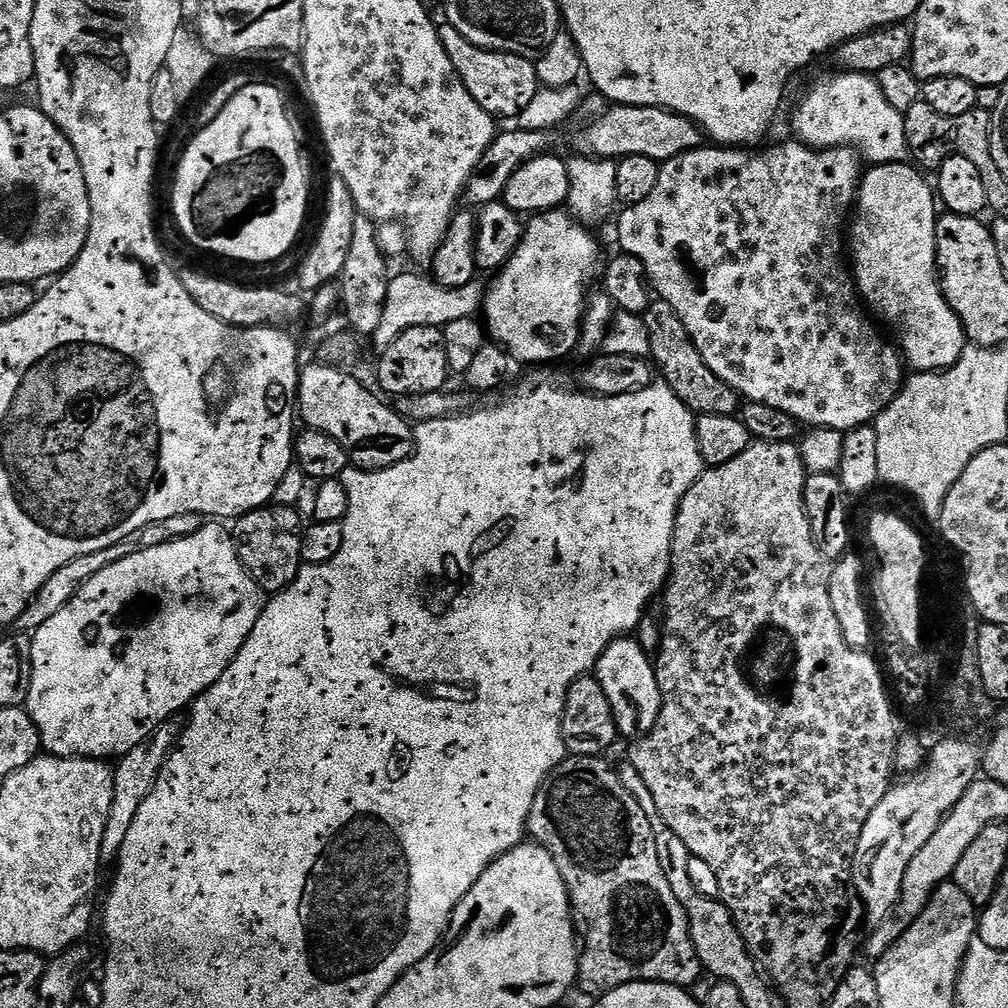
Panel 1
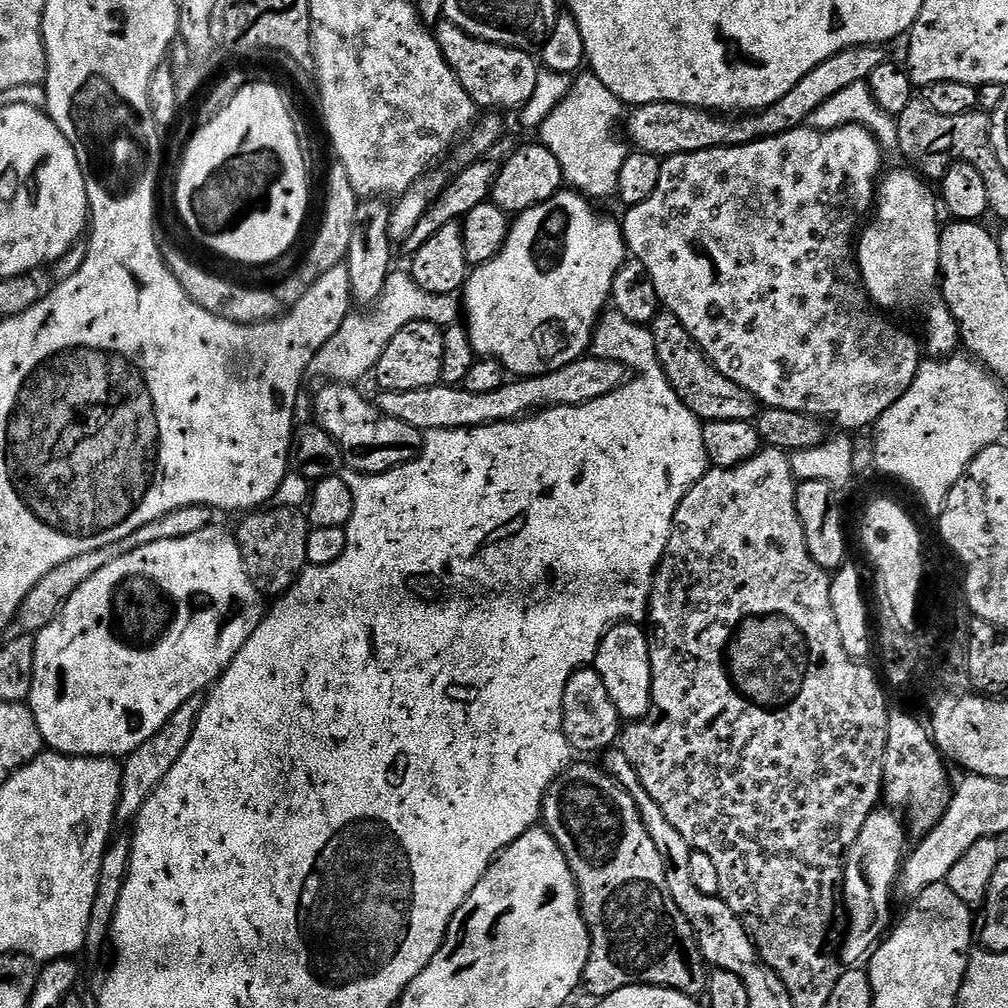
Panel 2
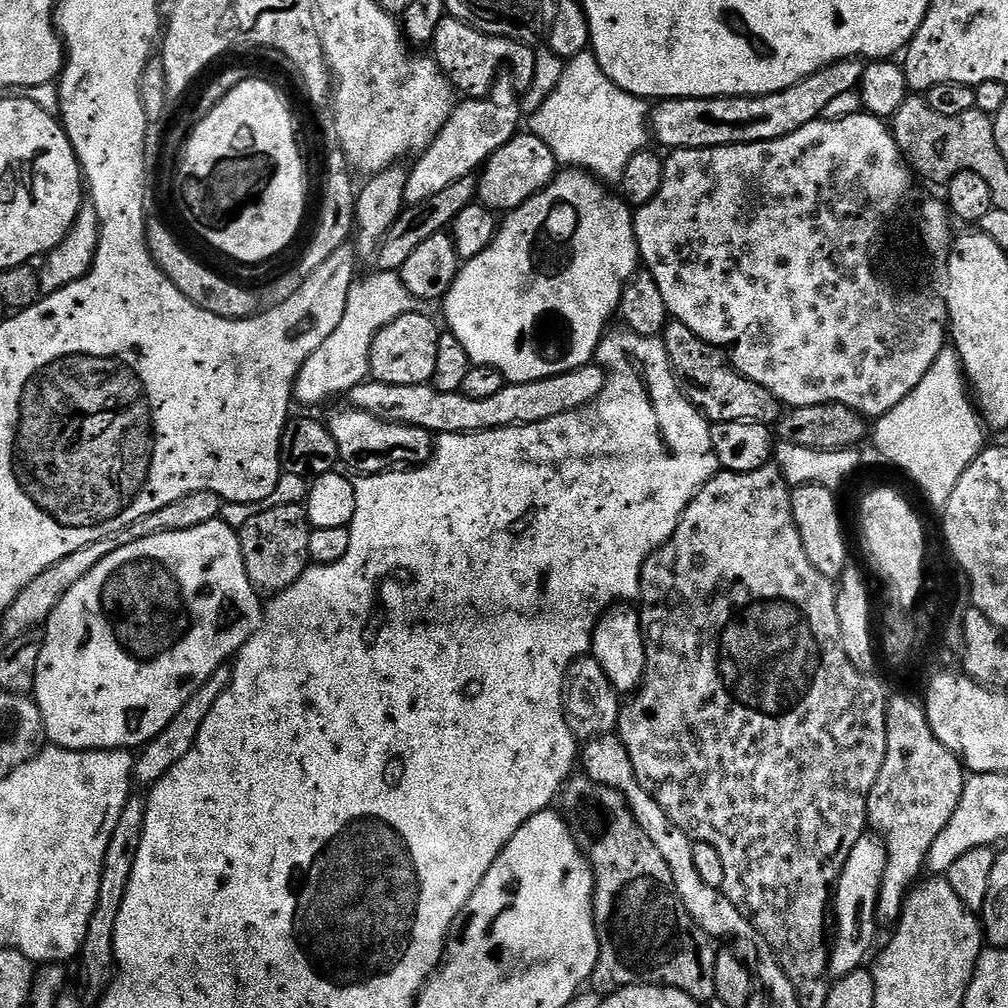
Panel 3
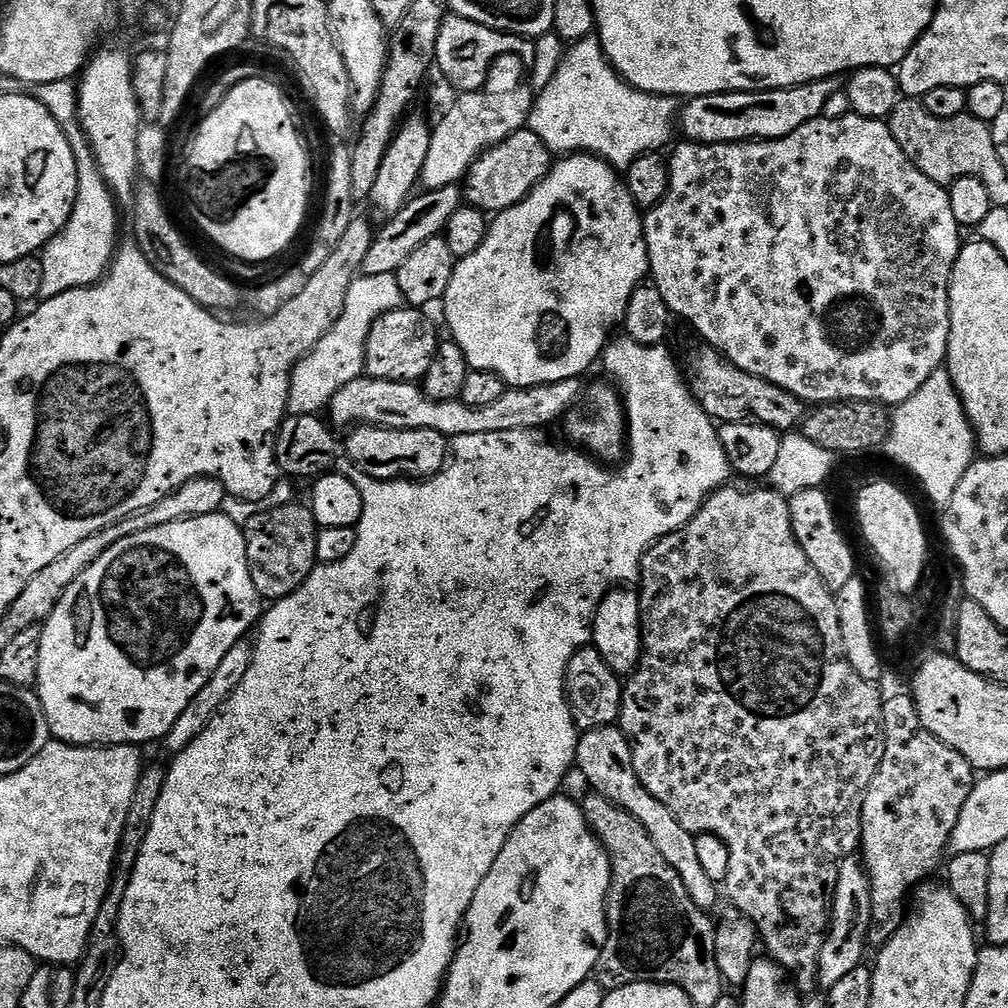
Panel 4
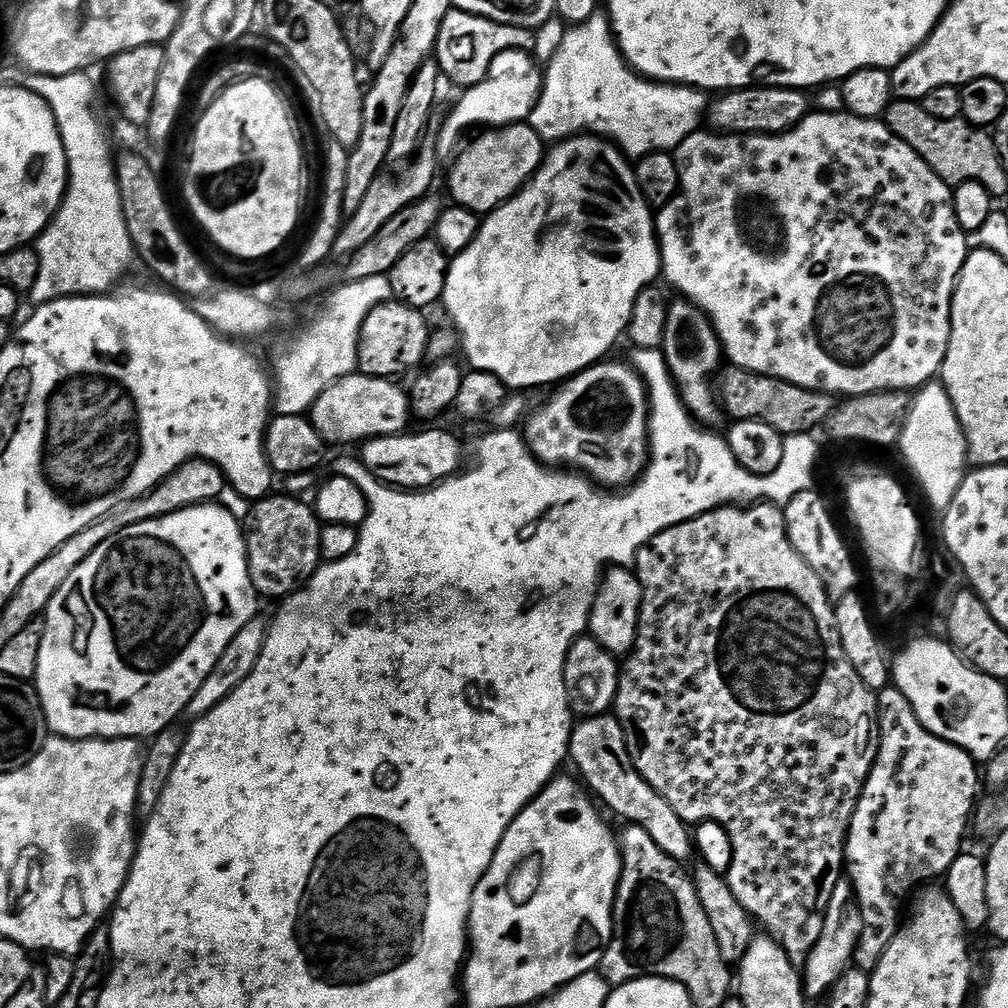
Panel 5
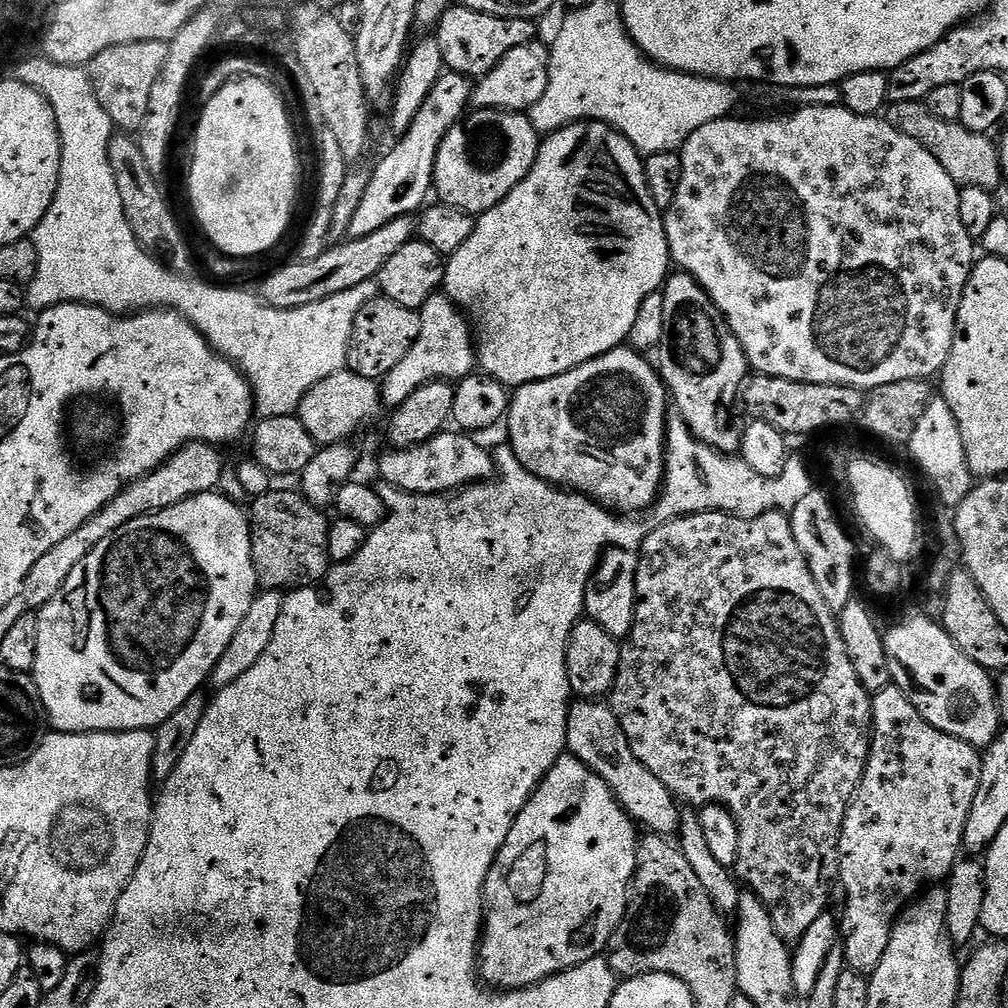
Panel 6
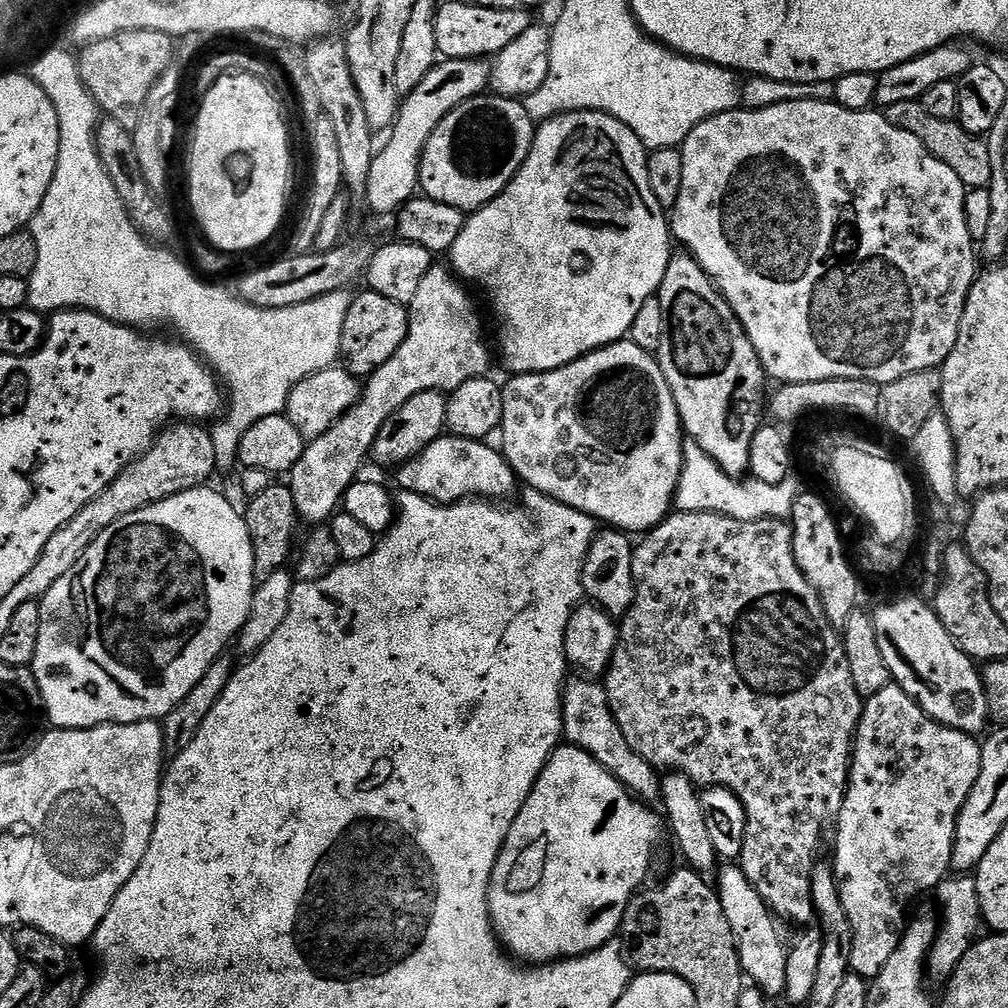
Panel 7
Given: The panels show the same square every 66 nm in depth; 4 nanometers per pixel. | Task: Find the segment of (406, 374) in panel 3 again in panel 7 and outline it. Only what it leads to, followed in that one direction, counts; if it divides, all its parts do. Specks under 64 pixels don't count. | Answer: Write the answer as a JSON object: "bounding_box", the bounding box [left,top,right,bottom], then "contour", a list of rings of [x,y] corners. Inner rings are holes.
{"bounding_box":[340,290,408,378],"contour":[[[371,290],[353,295],[350,310],[346,310],[346,322],[342,326],[342,346],[340,360],[348,373],[357,378],[367,378],[375,374],[406,342],[408,333],[408,310],[398,302],[390,302],[390,298],[382,298],[382,294]]]}

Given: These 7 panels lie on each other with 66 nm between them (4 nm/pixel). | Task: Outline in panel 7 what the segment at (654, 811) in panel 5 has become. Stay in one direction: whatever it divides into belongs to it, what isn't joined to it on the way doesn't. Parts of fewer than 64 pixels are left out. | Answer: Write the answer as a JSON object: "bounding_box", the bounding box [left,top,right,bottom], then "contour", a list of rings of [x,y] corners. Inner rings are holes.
{"bounding_box":[560,678,660,802],"contour":[[[592,678],[569,679],[564,685],[563,693],[560,697],[560,713],[564,723],[563,739],[576,748],[586,750],[590,758],[594,758],[622,786],[628,789],[633,796],[644,802],[654,802],[660,800],[660,781],[657,769],[653,768],[646,758],[642,758],[626,742],[626,734],[618,726],[614,714],[610,710],[608,695],[603,683]]]}

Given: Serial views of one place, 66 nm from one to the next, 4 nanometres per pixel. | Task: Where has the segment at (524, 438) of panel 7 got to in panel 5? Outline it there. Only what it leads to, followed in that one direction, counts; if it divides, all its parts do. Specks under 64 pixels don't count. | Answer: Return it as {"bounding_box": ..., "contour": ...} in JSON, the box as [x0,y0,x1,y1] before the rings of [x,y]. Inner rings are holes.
{"bounding_box":[524,362,648,490],"contour":[[[601,362],[565,381],[548,402],[529,415],[524,437],[542,464],[569,468],[608,490],[623,490],[636,483],[648,467],[648,389],[636,369],[624,364]]]}

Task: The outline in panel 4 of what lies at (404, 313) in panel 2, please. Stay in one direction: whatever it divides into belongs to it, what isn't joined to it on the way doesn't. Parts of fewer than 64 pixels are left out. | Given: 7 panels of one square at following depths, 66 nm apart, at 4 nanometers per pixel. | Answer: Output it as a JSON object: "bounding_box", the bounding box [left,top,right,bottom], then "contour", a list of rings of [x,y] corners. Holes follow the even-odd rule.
{"bounding_box":[288,274,404,409],"contour":[[[360,274],[353,280],[346,294],[346,302],[342,314],[330,326],[330,330],[318,343],[297,360],[292,369],[292,381],[288,391],[289,405],[313,404],[323,409],[332,400],[346,382],[354,382],[365,375],[364,359],[366,358],[366,338],[370,334],[370,326],[382,314],[401,307],[404,304],[402,290],[398,290],[396,274]]]}

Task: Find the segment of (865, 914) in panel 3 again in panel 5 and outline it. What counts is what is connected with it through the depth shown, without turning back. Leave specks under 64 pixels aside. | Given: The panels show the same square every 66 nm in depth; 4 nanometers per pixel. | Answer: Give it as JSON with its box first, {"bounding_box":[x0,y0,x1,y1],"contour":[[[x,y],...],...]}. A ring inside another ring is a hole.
{"bounding_box":[802,878,861,998],"contour":[[[841,878],[838,886],[834,886],[834,894],[830,894],[828,909],[824,911],[824,925],[820,937],[814,942],[808,957],[802,962],[802,983],[805,996],[824,998],[832,991],[838,978],[843,972],[848,971],[853,963],[861,927],[860,907],[856,904],[852,885],[847,879]]]}

